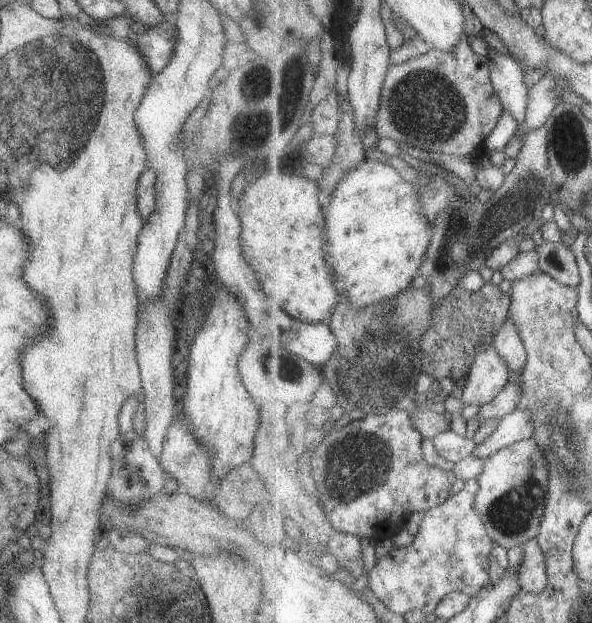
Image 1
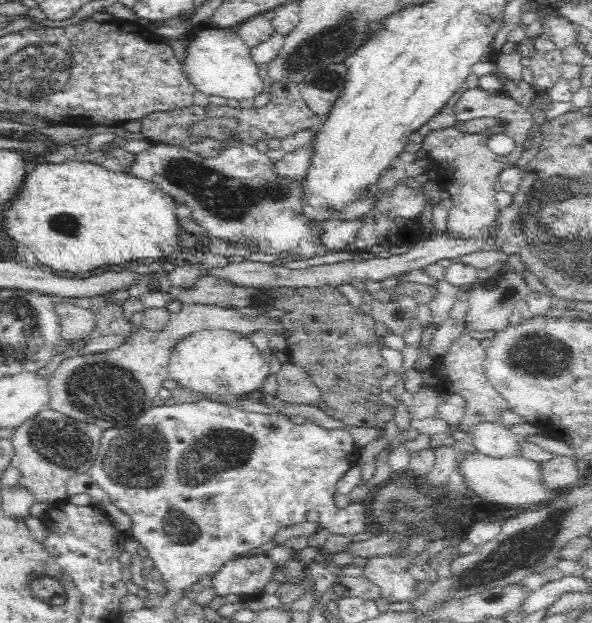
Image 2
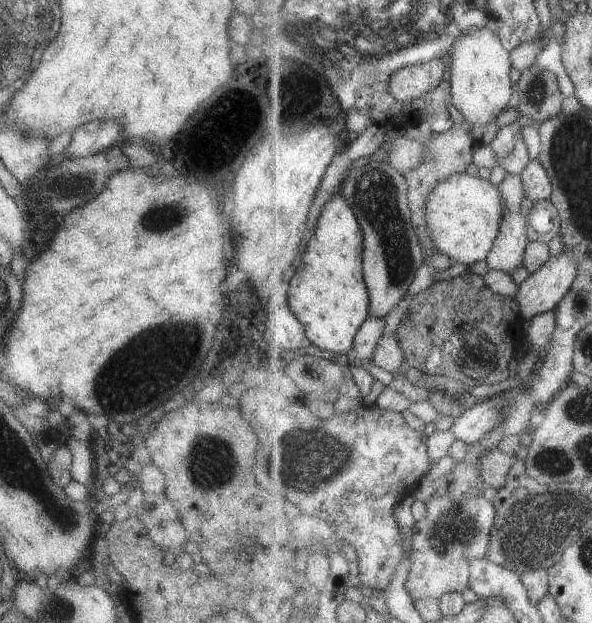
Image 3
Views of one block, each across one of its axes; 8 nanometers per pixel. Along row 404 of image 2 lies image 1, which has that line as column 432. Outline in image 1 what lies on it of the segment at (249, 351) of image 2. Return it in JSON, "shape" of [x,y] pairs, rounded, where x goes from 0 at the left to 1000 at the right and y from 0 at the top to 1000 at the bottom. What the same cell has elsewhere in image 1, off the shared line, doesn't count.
{"shape":[[[613,255],[606,265],[574,289],[554,331],[546,331],[546,347],[552,350],[556,334],[556,363],[552,363],[552,421],[564,432],[573,469],[584,470],[600,496],[617,496],[623,490],[666,477],[694,459],[720,416],[731,379],[731,361],[713,343],[713,318],[704,299],[677,286],[677,279],[654,262]]]}

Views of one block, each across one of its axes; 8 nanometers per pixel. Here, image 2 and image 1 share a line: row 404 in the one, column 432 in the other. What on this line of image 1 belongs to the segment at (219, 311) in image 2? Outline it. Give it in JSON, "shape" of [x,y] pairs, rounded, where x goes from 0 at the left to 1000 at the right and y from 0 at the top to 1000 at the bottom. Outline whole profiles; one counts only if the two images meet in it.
{"shape":[[[784,55],[765,82],[726,77],[716,88],[659,106],[635,186],[637,218],[752,250],[792,252],[802,241],[823,244],[819,228],[851,173],[828,116],[826,93],[809,90]]]}

